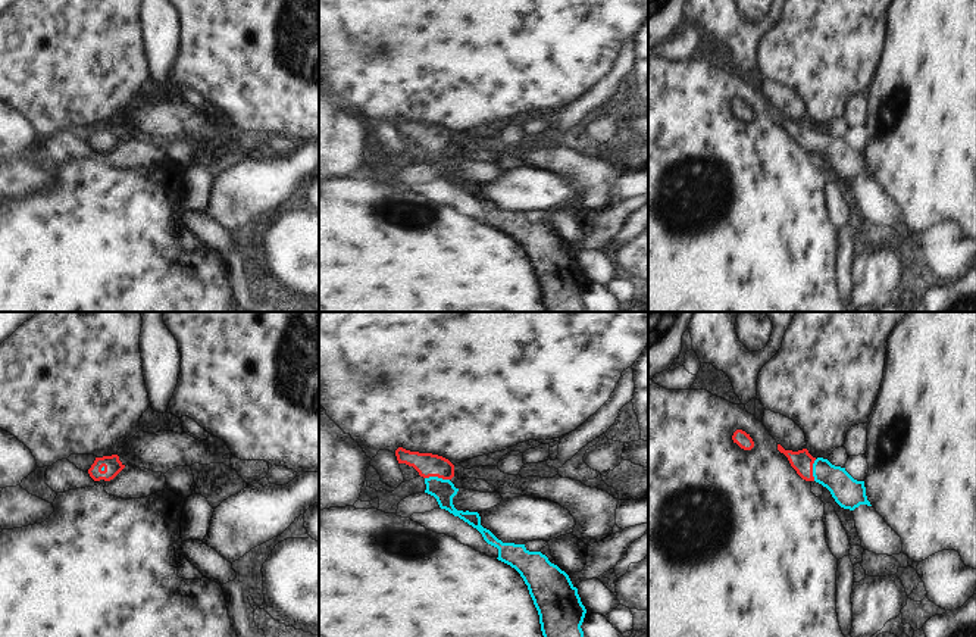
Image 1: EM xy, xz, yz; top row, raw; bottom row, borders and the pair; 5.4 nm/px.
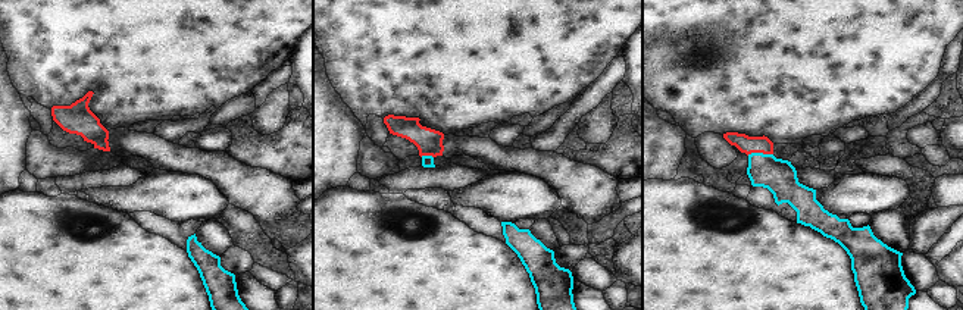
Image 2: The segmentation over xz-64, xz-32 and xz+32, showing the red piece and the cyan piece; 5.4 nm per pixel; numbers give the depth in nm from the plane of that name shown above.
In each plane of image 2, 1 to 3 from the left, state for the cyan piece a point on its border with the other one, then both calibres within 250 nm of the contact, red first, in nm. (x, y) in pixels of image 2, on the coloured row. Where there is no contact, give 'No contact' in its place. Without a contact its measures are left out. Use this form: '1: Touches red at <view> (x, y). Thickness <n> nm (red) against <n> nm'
1: No contact
2: Touches red at xz-32 (427, 154). Thickness 140 nm (red) against 60 nm
3: Touches red at xz+32 (759, 152). Thickness 100 nm (red) against 190 nm

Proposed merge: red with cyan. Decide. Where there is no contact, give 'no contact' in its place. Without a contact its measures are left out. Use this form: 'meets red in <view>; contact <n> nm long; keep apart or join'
meets red in xz; contact 140 nm long; join

